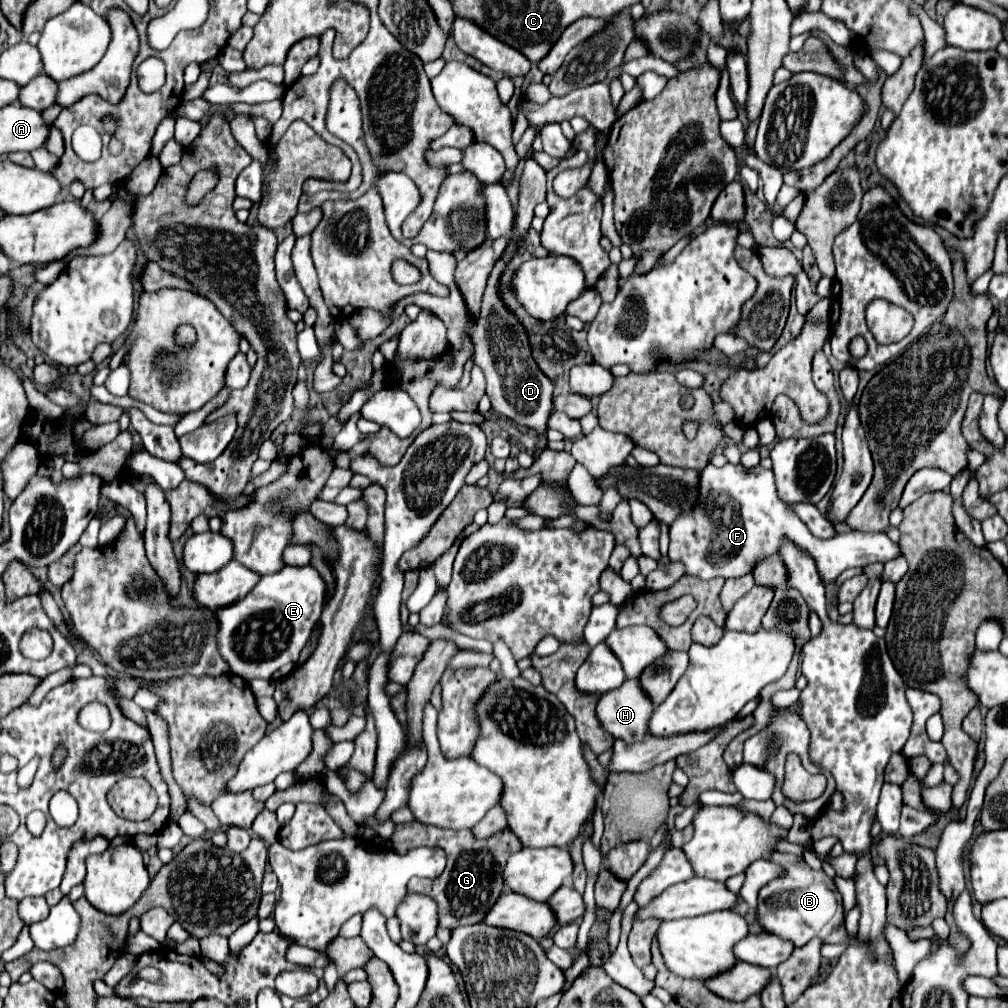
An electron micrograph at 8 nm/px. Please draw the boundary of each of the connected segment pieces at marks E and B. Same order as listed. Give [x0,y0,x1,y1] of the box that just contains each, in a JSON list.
[[216,565,328,681],[758,851,848,947]]

